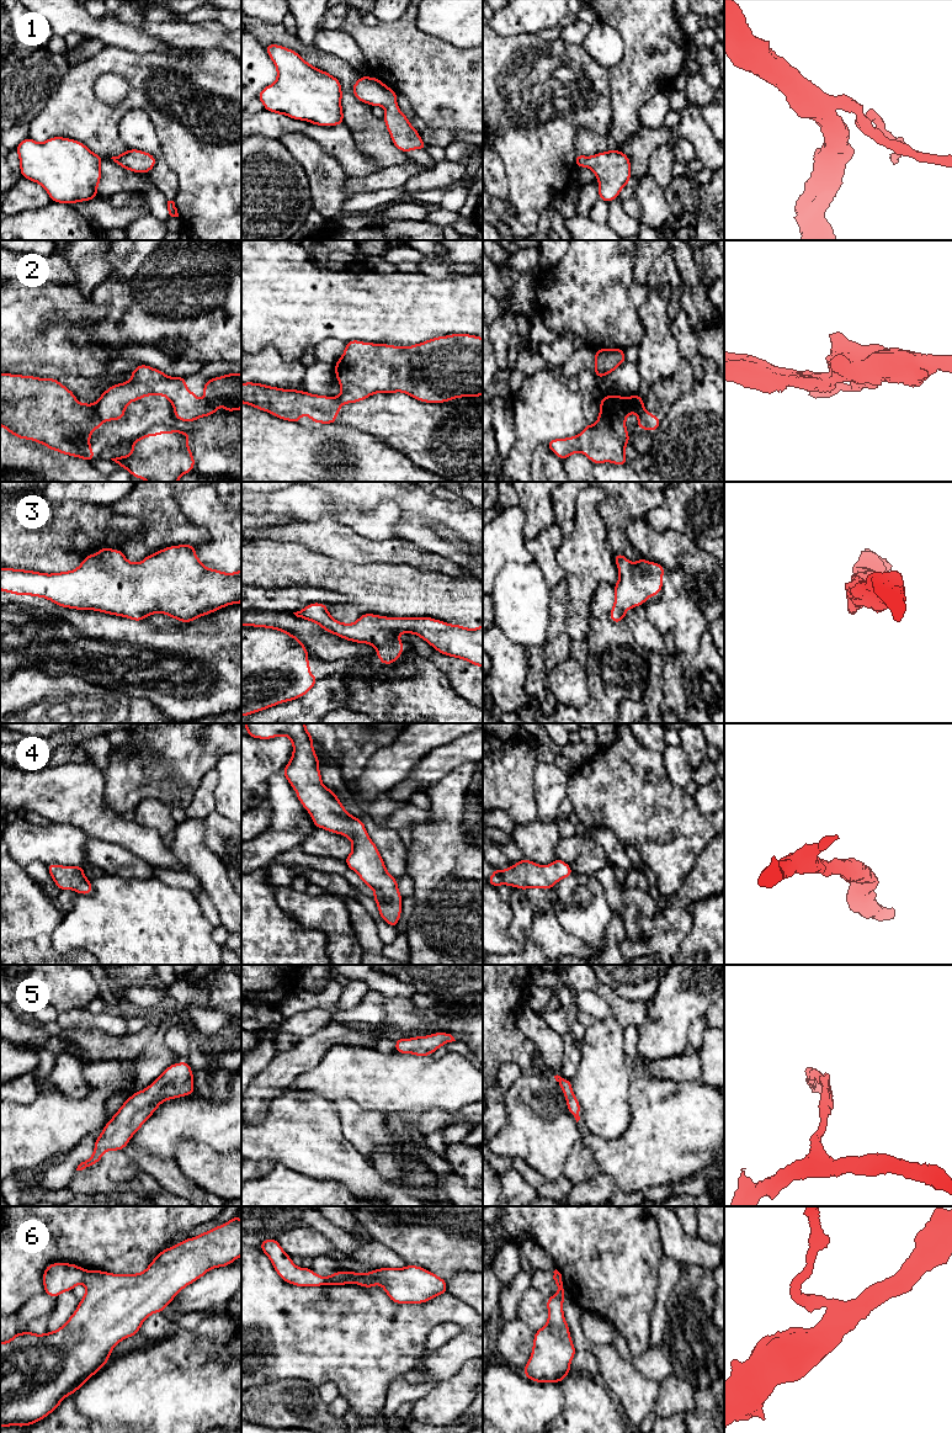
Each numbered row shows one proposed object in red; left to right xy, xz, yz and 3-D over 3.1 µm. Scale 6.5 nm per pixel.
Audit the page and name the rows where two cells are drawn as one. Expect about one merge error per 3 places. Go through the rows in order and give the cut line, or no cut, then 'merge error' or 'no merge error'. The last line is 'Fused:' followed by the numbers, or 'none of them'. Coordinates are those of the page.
1: no cut; no merge error
2: cut in xy along (94, 404), (102, 420); merge error
3: no cut; no merge error
4: no cut; no merge error
5: no cut; no merge error
6: cut in xy along (86, 1270), (81, 1282); merge error
Fused: 2, 6

